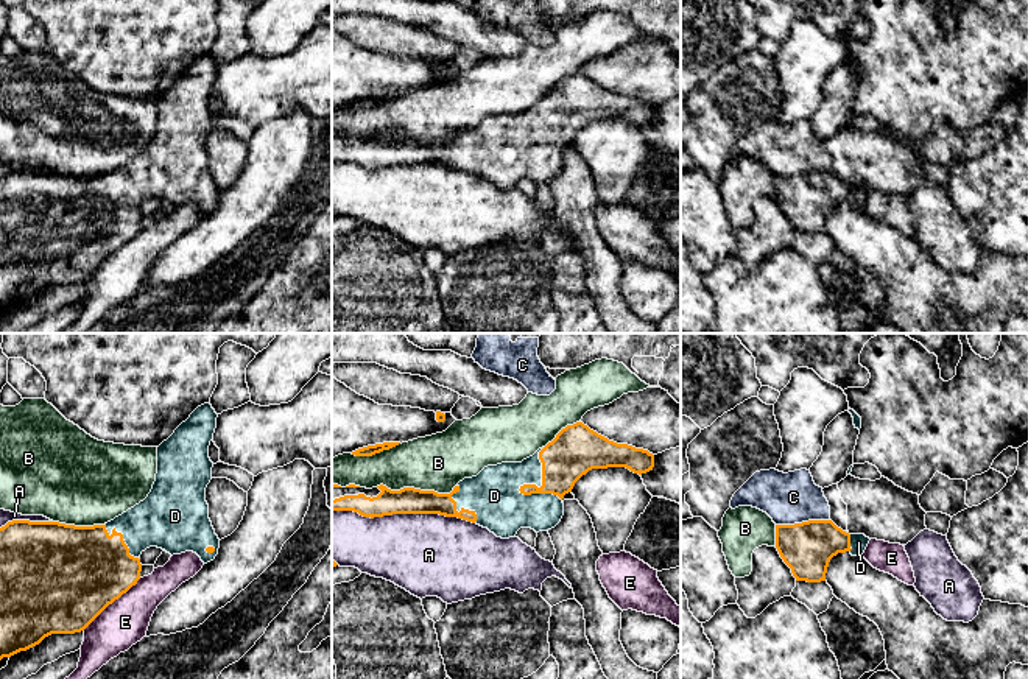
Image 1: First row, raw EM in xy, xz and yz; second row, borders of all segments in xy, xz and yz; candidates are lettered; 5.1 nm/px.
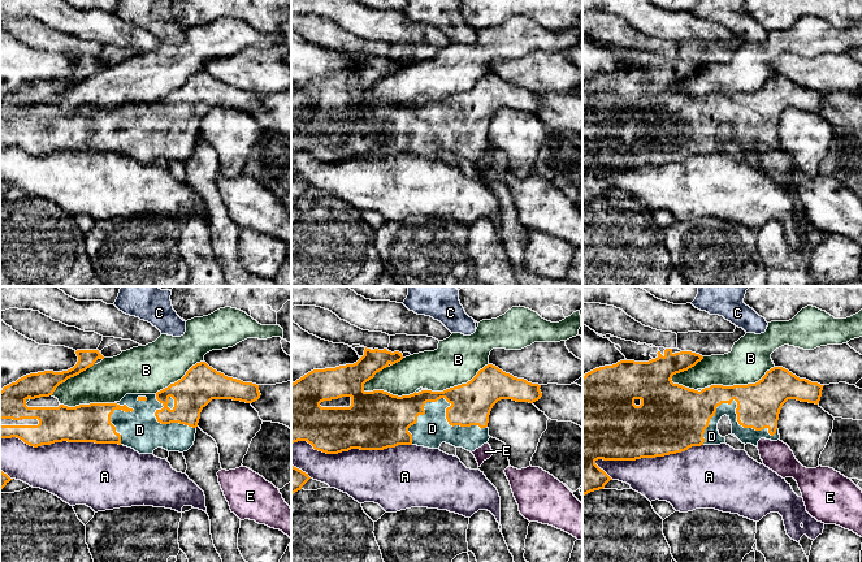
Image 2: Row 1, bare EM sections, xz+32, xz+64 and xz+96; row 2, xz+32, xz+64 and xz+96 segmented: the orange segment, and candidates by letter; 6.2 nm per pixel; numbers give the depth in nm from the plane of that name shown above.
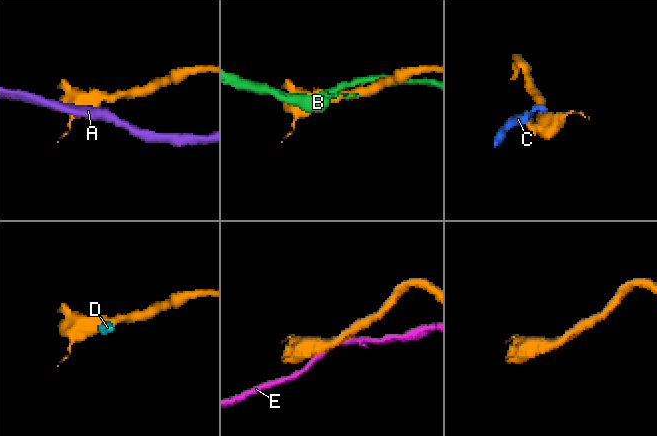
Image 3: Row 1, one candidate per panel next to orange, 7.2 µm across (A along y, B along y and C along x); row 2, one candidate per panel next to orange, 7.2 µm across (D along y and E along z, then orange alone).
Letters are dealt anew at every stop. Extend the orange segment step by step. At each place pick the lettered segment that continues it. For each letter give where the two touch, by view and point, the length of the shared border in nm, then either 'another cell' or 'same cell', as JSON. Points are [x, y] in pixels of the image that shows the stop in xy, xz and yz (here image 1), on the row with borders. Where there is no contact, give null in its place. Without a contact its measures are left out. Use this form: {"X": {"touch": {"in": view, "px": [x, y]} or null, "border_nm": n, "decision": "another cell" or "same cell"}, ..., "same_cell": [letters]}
{"A": {"touch": {"in": "xz", "px": [404, 513]}, "border_nm": 750, "decision": "another cell"}, "B": {"touch": {"in": "xz", "px": [416, 489]}, "border_nm": 420, "decision": "another cell"}, "C": {"touch": {"in": "yz", "px": [802, 522]}, "border_nm": 280, "decision": "another cell"}, "D": {"touch": {"in": "xz", "px": [527, 485]}, "border_nm": 300, "decision": "same cell"}, "E": {"touch": {"in": "xy", "px": [111, 603]}, "border_nm": 400, "decision": "another cell"}, "same_cell": ["D"]}

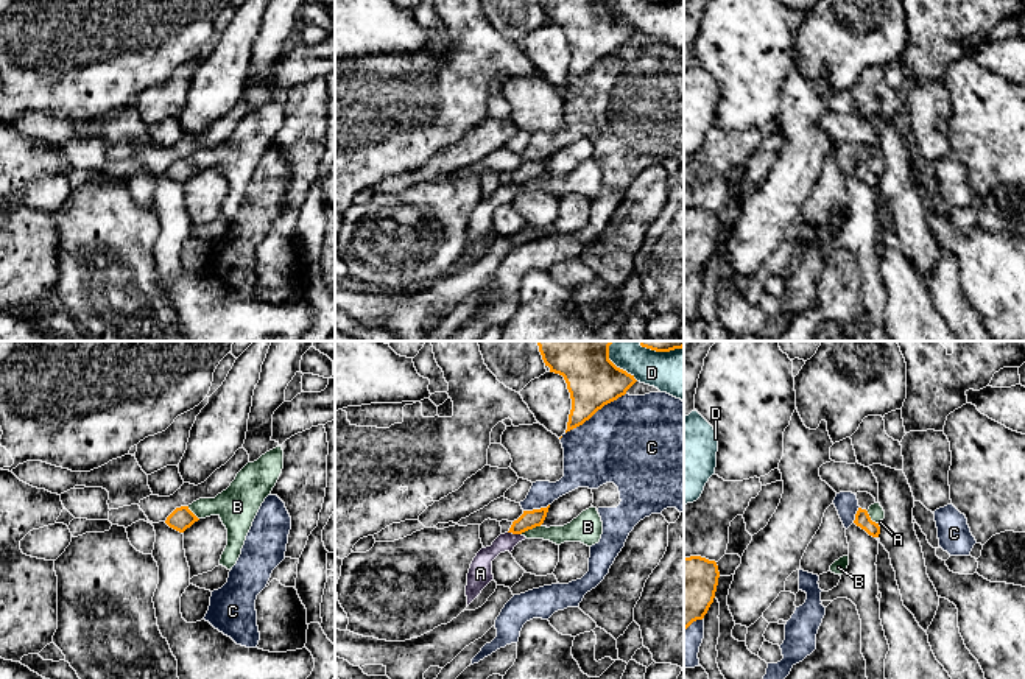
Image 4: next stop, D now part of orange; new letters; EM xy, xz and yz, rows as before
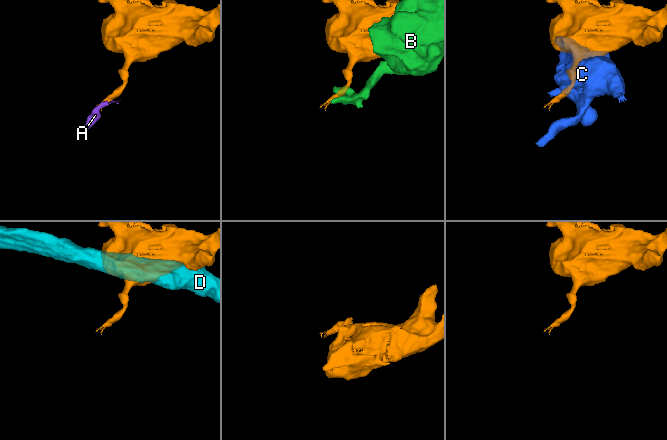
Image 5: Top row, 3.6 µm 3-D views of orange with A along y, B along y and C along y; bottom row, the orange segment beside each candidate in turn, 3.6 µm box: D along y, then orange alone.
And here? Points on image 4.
{"A": {"touch": {"in": "xz", "px": [514, 533]}, "border_nm": 70, "decision": "another cell"}, "B": {"touch": {"in": "xz", "px": [530, 528]}, "border_nm": 110, "decision": "another cell"}, "C": {"touch": {"in": "xz", "px": [595, 411]}, "border_nm": 380, "decision": "another cell"}, "D": {"touch": {"in": "xz", "px": [614, 365]}, "border_nm": 240, "decision": "another cell"}, "same_cell": []}

